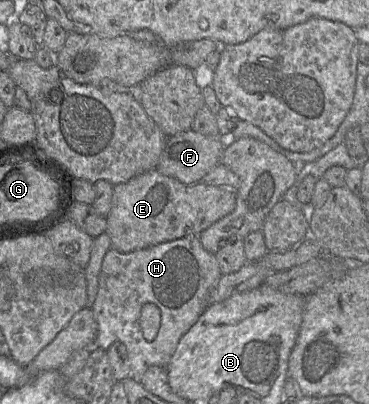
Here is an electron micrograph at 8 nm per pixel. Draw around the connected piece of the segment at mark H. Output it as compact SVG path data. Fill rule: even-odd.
M186 236L130 253L123 253L111 247L102 261L98 292L91 308L97 324L94 347L106 351L115 342L124 344L129 359L130 378L140 383L142 375L149 367L167 366L182 336L209 306L209 296L221 276L215 255L202 247L198 236ZM145 304L155 305L160 313L160 328L152 342L144 339L139 324L140 311Z

